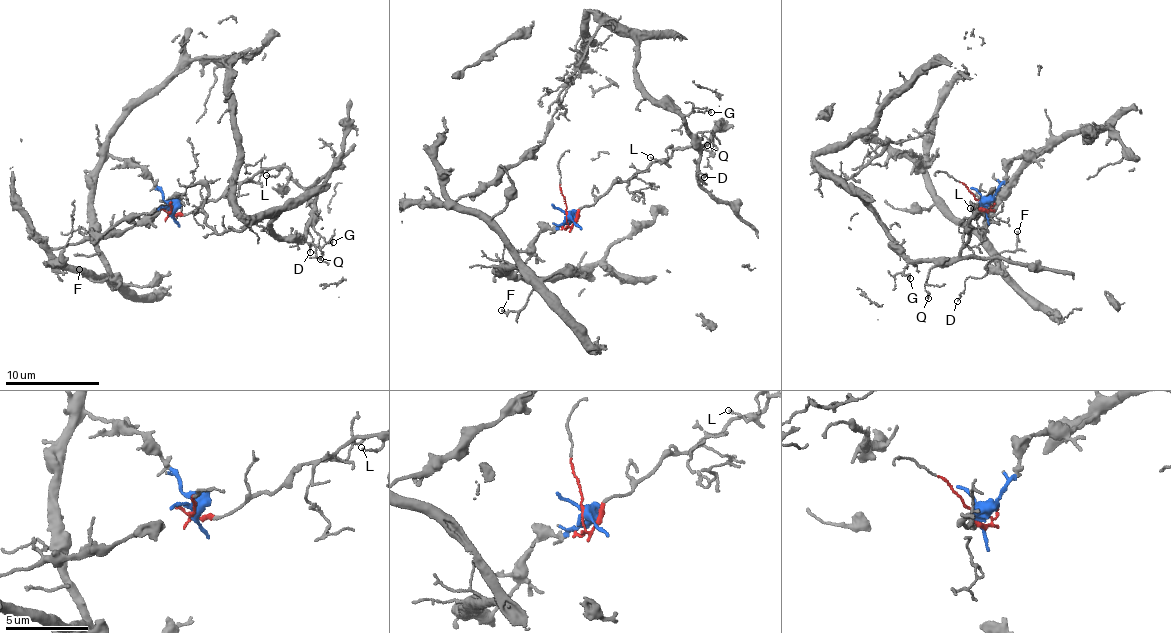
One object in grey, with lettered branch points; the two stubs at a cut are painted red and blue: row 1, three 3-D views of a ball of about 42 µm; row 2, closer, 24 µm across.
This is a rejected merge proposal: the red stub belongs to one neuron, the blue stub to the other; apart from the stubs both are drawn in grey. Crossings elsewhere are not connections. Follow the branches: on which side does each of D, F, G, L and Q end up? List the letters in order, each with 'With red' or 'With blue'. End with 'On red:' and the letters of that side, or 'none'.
D: With red
F: With blue
G: With red
L: With red
Q: With red
On red: D, G, L, Q

